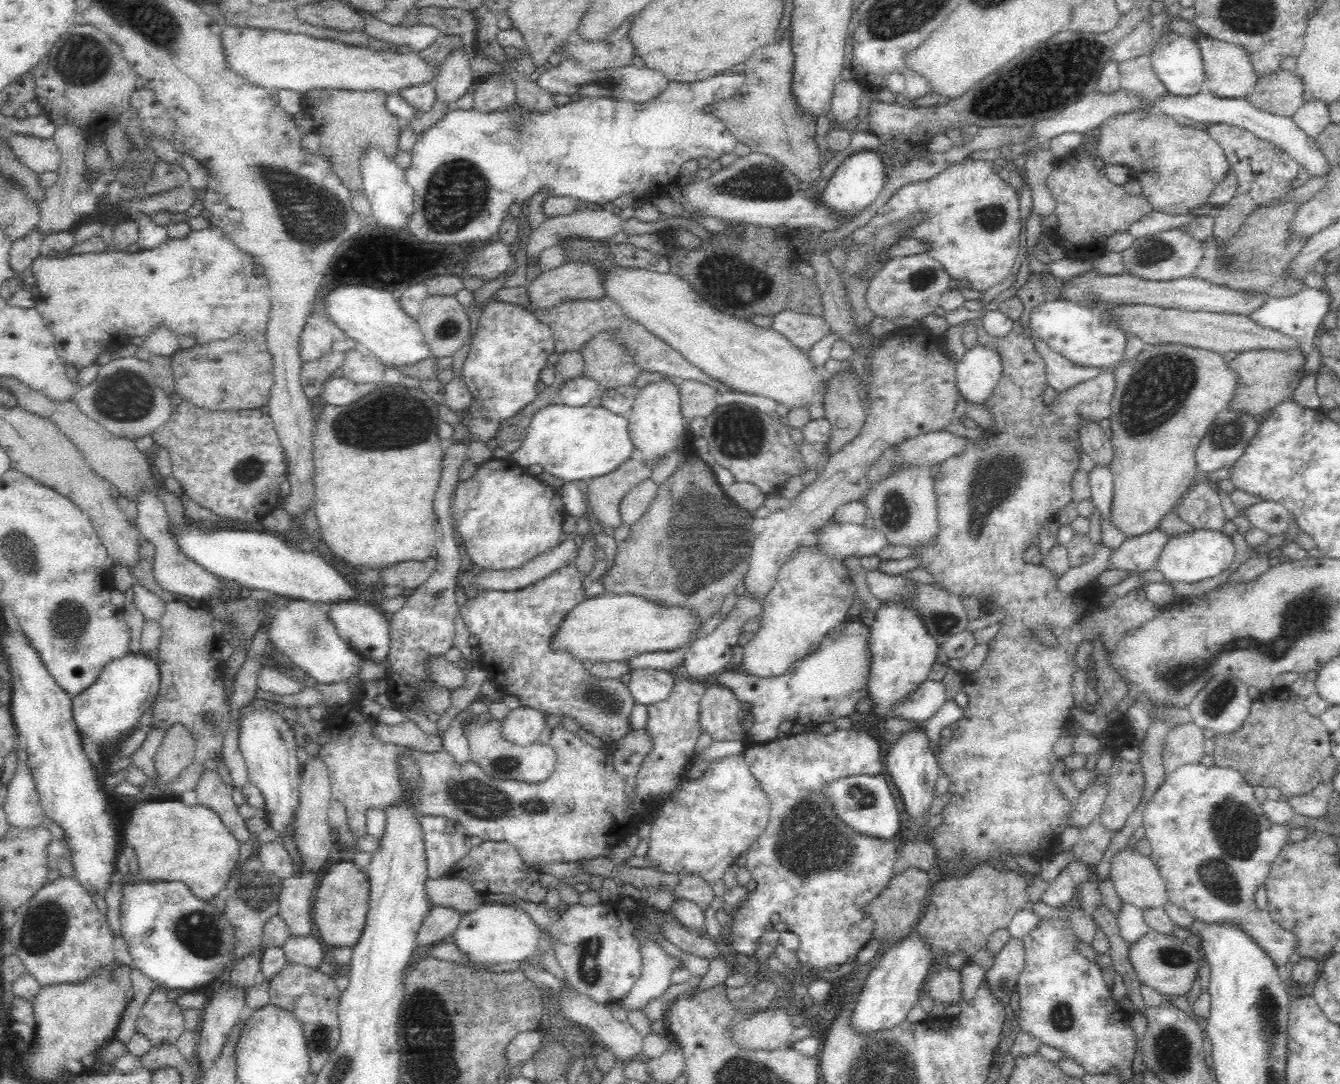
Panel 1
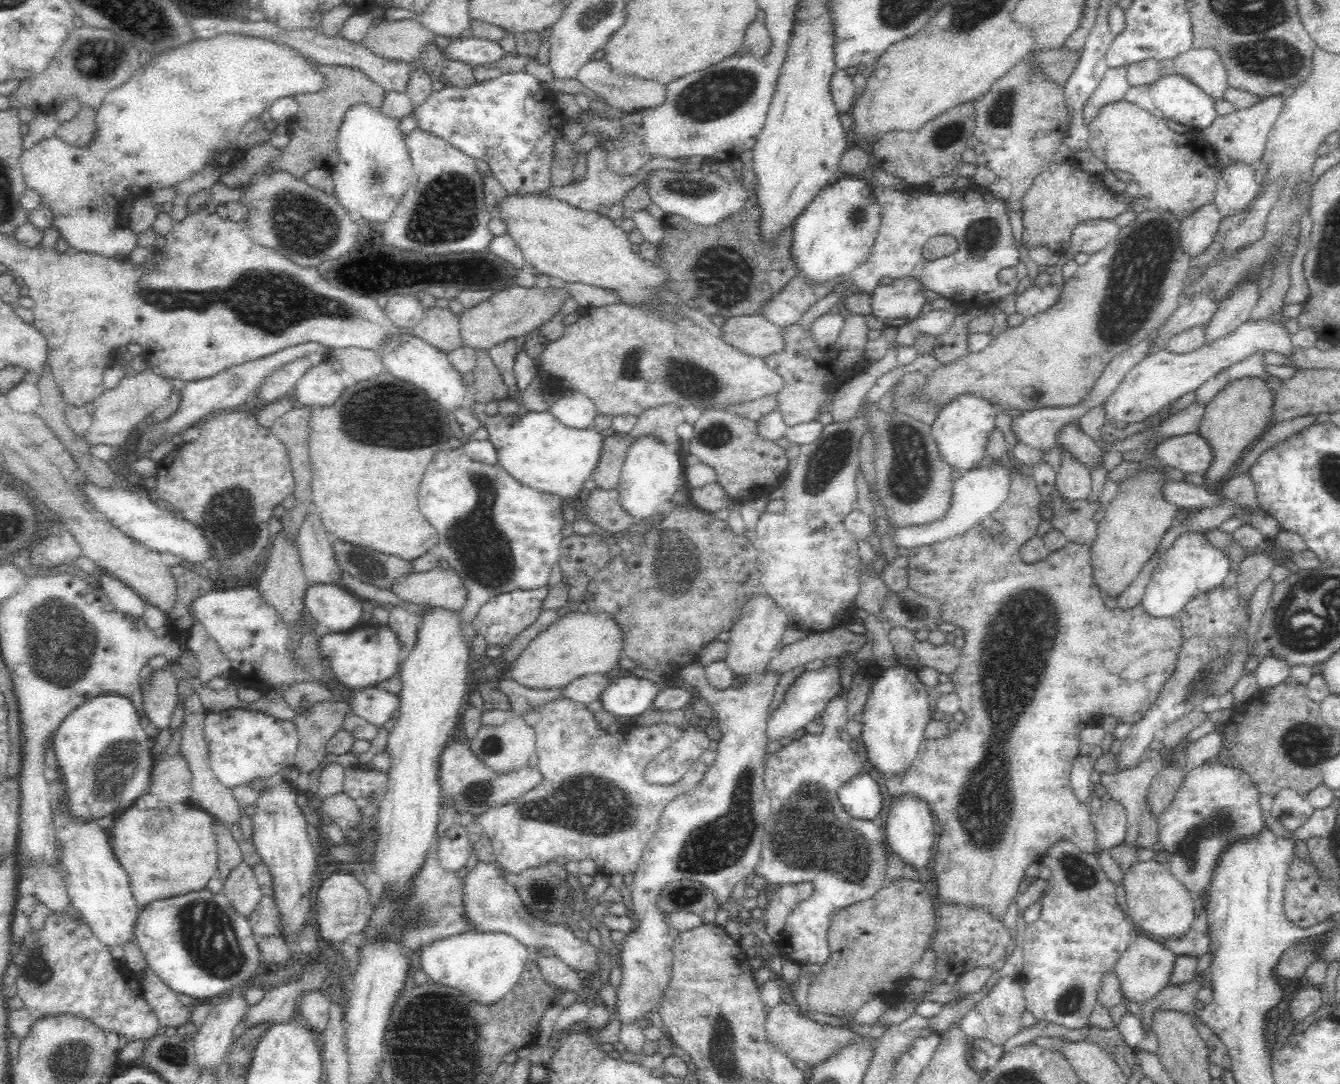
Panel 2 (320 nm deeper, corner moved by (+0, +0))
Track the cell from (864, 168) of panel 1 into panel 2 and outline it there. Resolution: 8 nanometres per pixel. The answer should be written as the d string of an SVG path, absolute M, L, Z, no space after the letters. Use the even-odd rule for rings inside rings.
M848 175L845 178L832 180L806 205L797 216L794 224L794 243L790 248L800 274L818 282L828 282L832 278L848 278L850 271L858 266L869 253L881 225L881 206L877 202L873 189L863 176Z

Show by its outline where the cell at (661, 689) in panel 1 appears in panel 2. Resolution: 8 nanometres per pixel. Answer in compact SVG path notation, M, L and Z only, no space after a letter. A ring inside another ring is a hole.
M628 676L618 678L614 684L608 684L598 700L602 703L602 708L615 717L629 717L632 720L651 709L658 694L658 686L650 679Z

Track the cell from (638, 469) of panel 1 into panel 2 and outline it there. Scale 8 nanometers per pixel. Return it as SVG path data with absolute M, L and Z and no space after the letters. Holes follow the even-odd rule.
M610 432L601 450L600 463L590 478L596 483L597 489L614 490L619 485L628 442Z

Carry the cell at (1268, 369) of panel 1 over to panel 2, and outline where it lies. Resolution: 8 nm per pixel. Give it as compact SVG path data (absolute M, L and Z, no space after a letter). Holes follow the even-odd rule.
M1244 376L1225 384L1206 405L1199 434L1204 436L1213 449L1214 463L1204 475L1205 484L1220 483L1234 468L1242 452L1256 438L1260 438L1272 424L1274 392L1262 376Z

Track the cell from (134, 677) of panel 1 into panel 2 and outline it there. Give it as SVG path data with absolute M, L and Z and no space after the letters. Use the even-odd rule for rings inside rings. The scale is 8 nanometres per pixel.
M106 693L88 699L72 710L56 730L56 757L66 775L66 789L70 806L76 815L102 818L128 808L143 794L148 793L149 776L156 758L151 752L153 739L140 725L141 719L130 697L120 693Z

